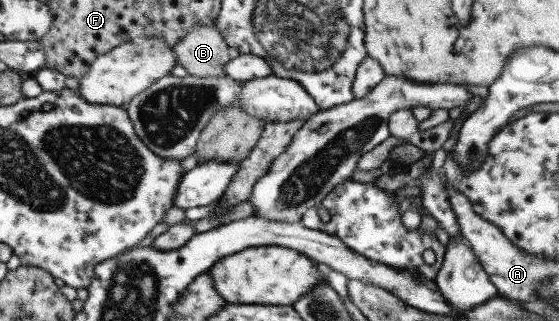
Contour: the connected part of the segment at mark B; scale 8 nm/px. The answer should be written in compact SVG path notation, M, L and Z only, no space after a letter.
M193 25L193 28L180 38L177 44L173 44L171 50L176 52L179 65L183 66L189 75L201 78L225 75L223 65L233 54L215 26L201 25Z

